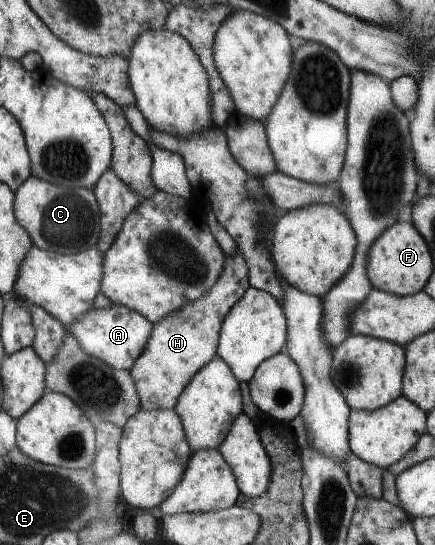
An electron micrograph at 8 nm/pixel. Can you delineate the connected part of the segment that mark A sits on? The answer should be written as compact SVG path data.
M111 305L111 308L91 308L75 322L65 324L65 330L73 334L79 340L81 348L92 356L99 358L114 369L131 370L133 362L139 358L149 336L153 330L153 323L141 316L139 312L129 309L126 306Z

